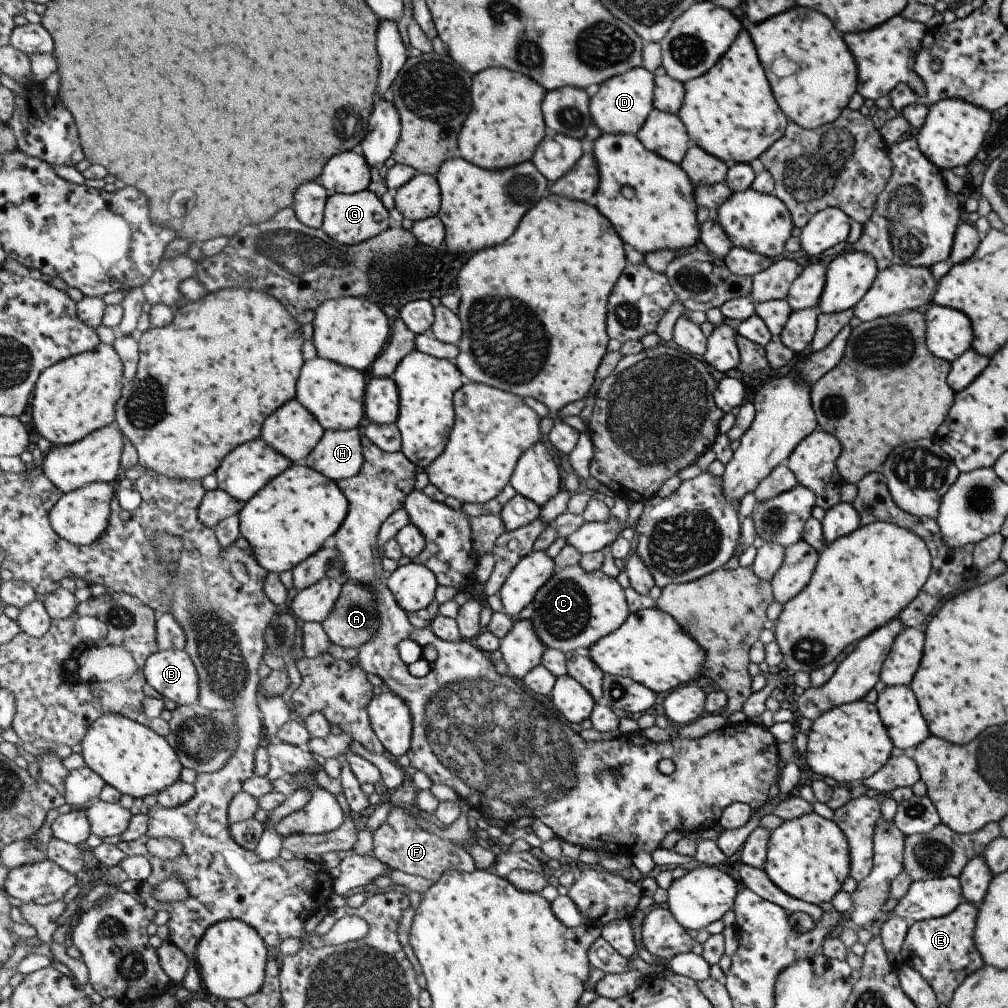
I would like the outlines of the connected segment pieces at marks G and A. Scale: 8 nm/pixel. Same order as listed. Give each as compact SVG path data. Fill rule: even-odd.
M364 190L355 194L335 193L330 195L322 230L341 244L360 245L365 241L371 241L372 238L384 233L393 225L394 222L389 216L389 210L381 202L381 197L369 190Z
M349 579L343 583L343 590L336 608L323 622L324 629L328 631L331 642L343 648L357 648L358 650L376 638L380 630L380 610L376 592L367 584Z

